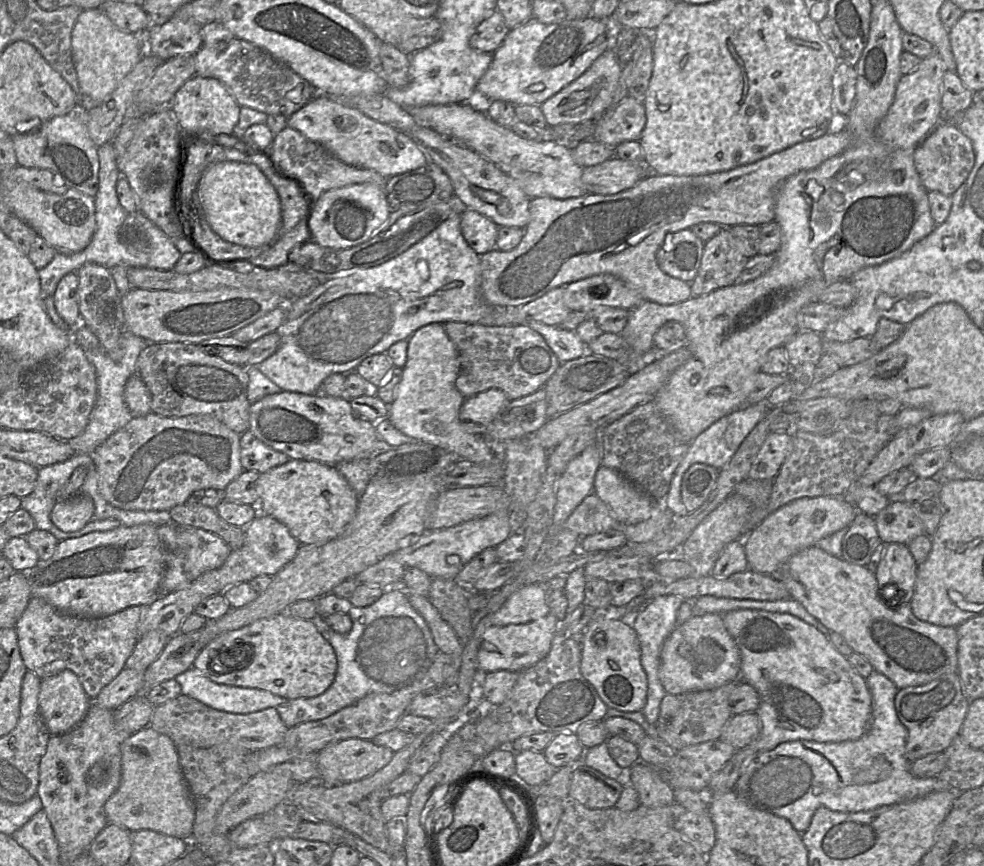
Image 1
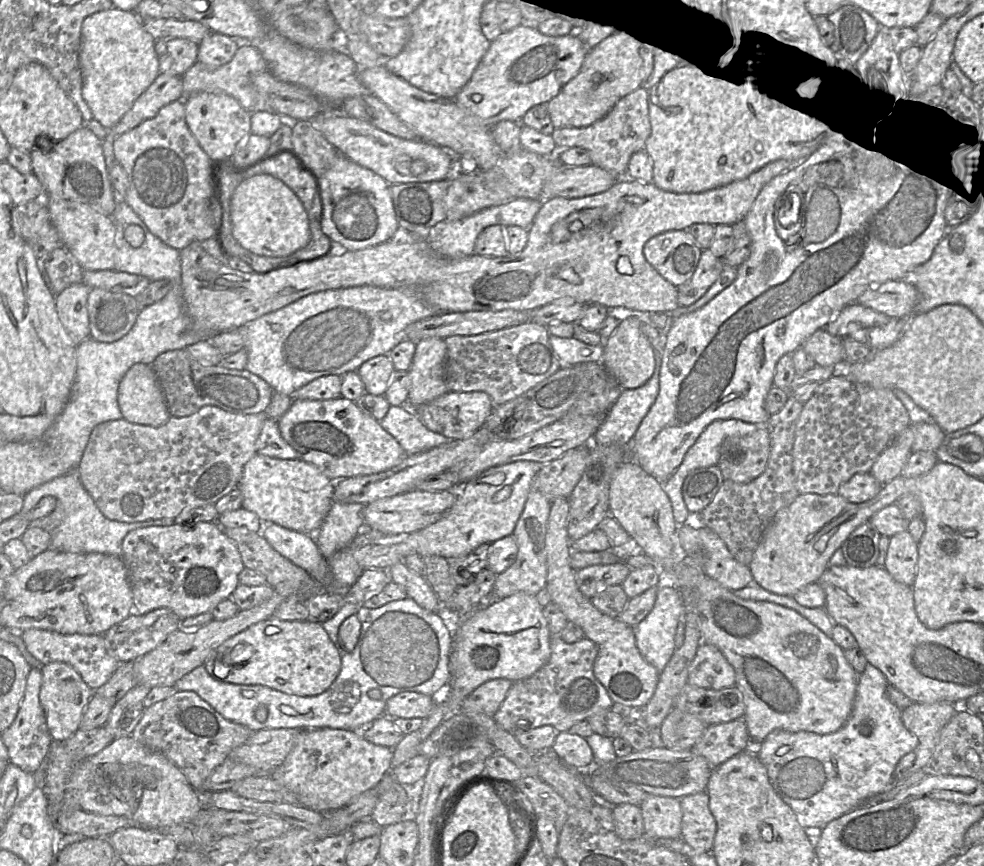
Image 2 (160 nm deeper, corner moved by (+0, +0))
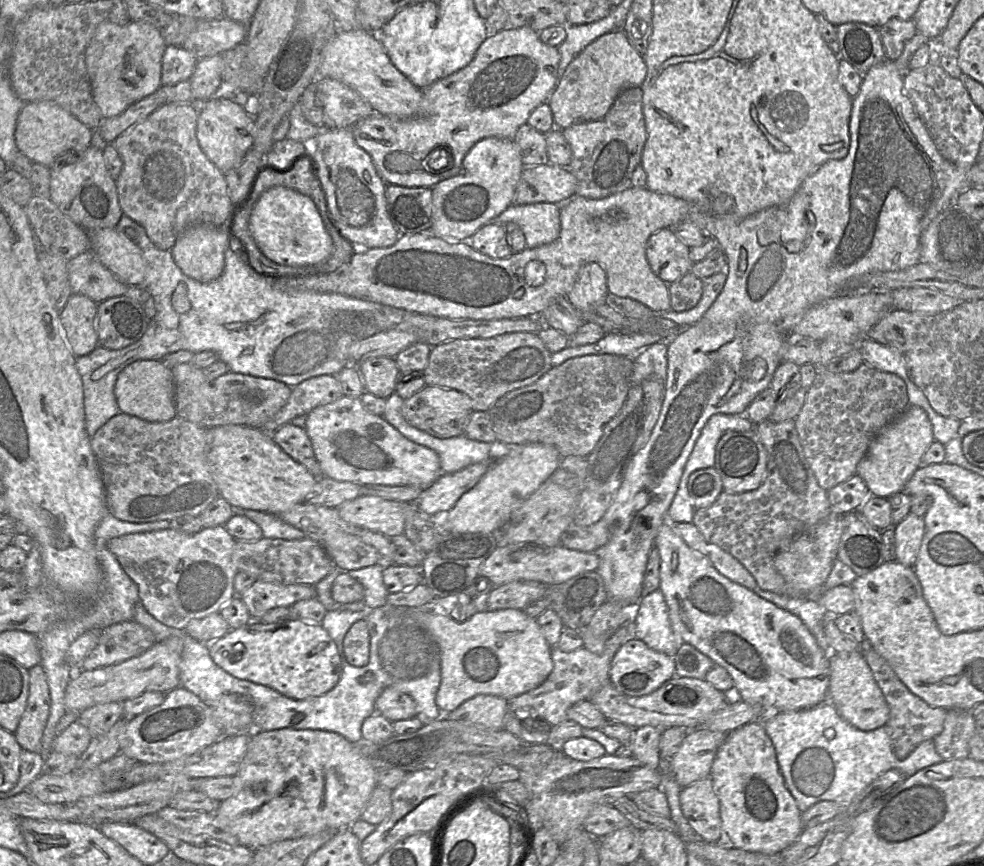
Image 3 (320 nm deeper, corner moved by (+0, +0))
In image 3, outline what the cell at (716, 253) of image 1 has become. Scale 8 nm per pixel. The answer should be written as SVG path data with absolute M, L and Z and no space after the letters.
M688 272L669 285L671 310L683 312L694 308L701 299L702 291L702 279Z

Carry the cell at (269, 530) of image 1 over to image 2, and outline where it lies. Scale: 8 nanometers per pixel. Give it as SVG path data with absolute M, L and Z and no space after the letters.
M159 608L146 614L131 614L103 634L107 653L120 664L137 660L154 650L174 631L181 628L182 619L168 608Z

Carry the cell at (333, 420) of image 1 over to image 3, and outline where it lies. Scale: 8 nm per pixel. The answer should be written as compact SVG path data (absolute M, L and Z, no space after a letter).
M342 396L335 402L316 407L306 419L309 436L322 476L362 486L417 486L428 488L441 475L438 454L406 437L383 416L364 409L360 398Z

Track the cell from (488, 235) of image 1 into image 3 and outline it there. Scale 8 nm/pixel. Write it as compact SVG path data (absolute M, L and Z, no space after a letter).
M487 224L480 228L470 238L469 244L491 258L507 258L514 253L505 226L500 224Z

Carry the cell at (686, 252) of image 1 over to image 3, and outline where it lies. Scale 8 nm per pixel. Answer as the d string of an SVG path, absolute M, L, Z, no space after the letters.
M663 228L649 237L646 258L654 274L671 284L687 274L694 264L689 250L672 229Z

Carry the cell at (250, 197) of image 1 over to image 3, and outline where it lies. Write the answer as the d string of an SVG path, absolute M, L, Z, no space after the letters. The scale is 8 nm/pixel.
M282 186L261 194L250 215L249 230L260 251L271 261L284 266L318 264L333 250L331 236L311 198Z

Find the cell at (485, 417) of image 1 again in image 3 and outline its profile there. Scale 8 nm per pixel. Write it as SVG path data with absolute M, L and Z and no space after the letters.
M428 385L404 400L402 406L402 415L411 426L441 439L465 435L464 429L472 412L471 399L465 393Z

